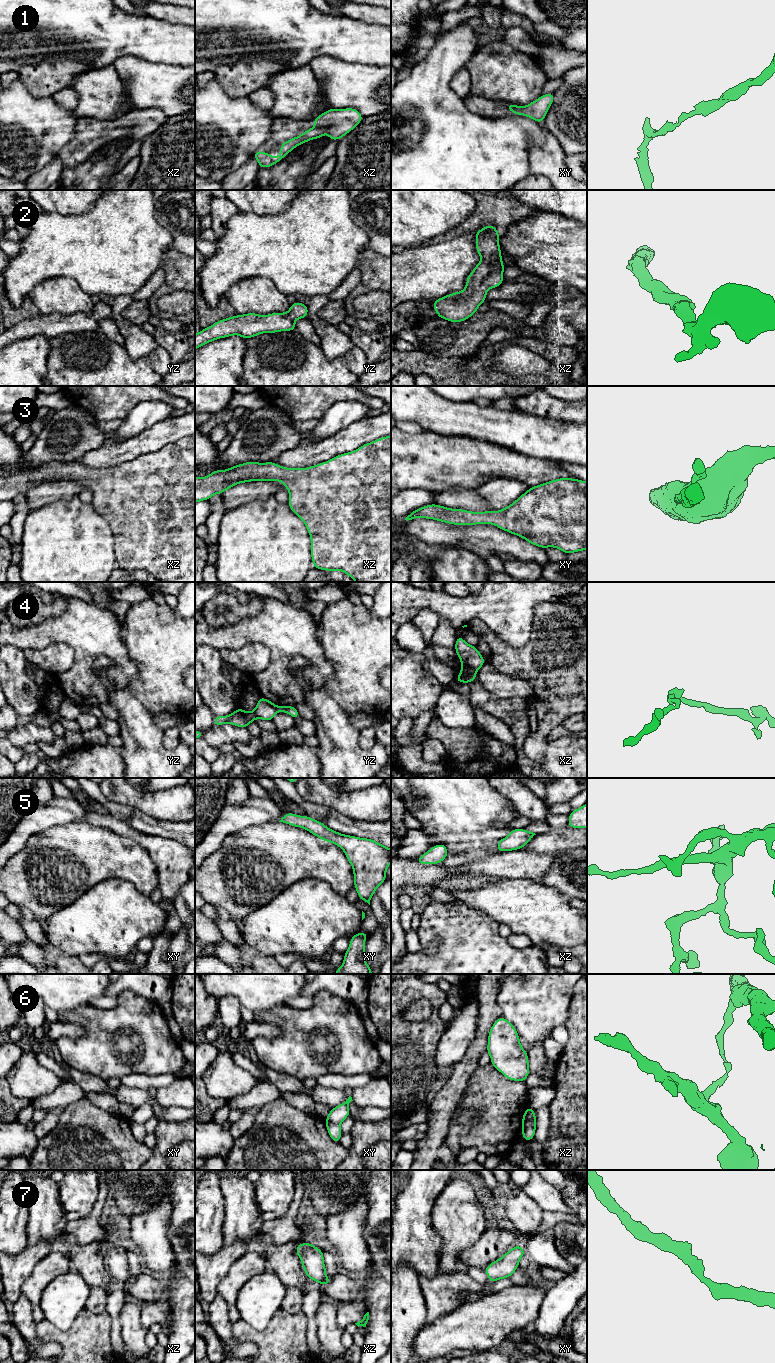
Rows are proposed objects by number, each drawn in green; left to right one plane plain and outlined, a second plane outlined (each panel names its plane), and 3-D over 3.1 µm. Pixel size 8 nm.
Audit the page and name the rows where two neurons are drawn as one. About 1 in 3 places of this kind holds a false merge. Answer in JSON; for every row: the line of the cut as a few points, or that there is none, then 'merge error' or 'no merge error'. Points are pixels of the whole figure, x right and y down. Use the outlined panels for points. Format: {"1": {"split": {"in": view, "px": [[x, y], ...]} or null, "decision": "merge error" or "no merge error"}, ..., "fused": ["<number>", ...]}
{"1": {"split": null, "decision": "no merge error"}, "2": {"split": null, "decision": "no merge error"}, "3": {"split": null, "decision": "no merge error"}, "4": {"split": {"in": "xz", "px": [[462, 663], [465, 663], [475, 672]]}, "decision": "merge error"}, "5": {"split": null, "decision": "no merge error"}, "6": {"split": {"in": "xy", "px": [[326, 1123], [337, 1123], [339, 1125]]}, "decision": "merge error"}, "7": {"split": null, "decision": "no merge error"}, "fused": ["4", "6"]}

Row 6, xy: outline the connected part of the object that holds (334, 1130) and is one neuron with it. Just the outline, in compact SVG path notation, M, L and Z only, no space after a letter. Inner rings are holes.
M326 1124L326 1128L328 1131L328 1134L332 1141L339 1143L340 1137L342 1135L342 1130L340 1125L338 1124Z

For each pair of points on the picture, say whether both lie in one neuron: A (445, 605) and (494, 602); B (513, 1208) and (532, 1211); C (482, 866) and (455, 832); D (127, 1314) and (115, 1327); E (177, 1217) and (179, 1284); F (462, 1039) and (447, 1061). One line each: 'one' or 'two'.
A: one
B: one
C: two
D: two
E: one
F: one

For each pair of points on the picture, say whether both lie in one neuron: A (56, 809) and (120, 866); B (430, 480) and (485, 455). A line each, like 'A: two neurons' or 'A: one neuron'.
A: two neurons
B: one neuron

